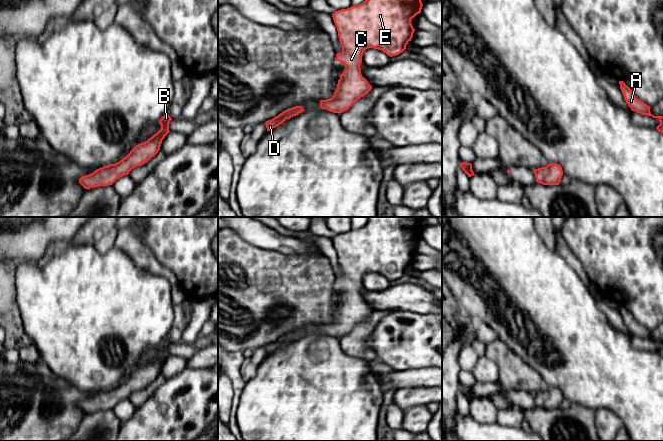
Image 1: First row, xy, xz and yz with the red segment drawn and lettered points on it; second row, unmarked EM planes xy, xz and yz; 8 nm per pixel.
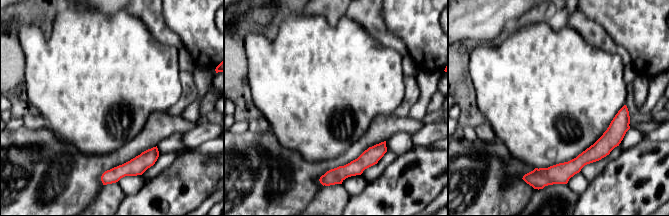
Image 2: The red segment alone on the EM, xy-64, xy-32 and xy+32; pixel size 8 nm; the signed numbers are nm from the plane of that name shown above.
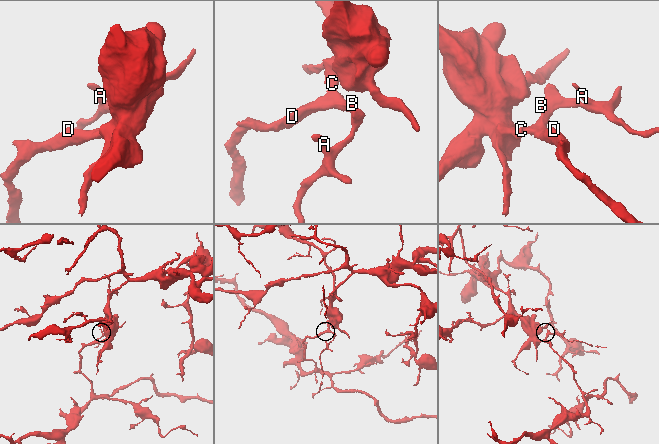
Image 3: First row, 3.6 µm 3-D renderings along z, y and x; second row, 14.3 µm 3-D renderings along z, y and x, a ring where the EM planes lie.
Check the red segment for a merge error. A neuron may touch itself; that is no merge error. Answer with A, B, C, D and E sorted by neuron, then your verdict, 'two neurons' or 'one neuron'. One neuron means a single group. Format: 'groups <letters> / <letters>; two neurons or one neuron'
groups A B C D E; one neuron

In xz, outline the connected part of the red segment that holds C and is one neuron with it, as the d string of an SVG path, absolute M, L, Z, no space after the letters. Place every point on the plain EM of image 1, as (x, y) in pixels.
M368 217L363 227L332 238L342 271L342 276L336 278L335 284L344 287L345 294L340 299L334 319L330 323L320 324L320 332L340 338L368 318L372 310L361 299L360 292L364 275L374 272L390 281L402 277L413 261L415 253L411 244L421 237L421 220L422 217Z

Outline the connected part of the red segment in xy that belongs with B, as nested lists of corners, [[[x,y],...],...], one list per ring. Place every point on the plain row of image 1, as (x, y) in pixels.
[[[165,338],[160,344],[161,353],[147,365],[136,369],[130,377],[115,388],[109,388],[95,394],[89,399],[82,400],[79,407],[85,412],[112,409],[117,403],[137,390],[147,387],[160,374],[162,364],[170,356],[169,347],[172,342]]]

